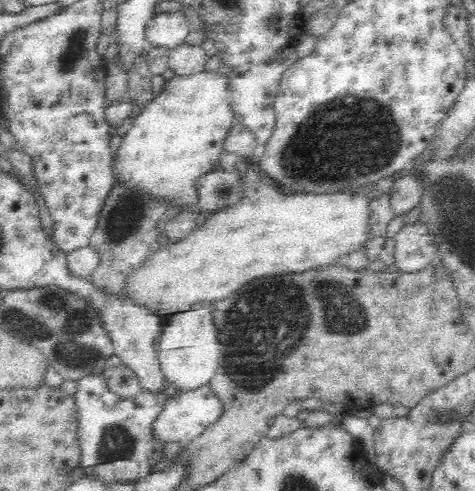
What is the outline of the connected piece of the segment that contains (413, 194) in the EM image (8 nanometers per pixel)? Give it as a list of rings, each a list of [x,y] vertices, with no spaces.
[[[402,176],[393,182],[389,192],[388,207],[392,217],[405,216],[420,202],[423,184],[415,176]]]

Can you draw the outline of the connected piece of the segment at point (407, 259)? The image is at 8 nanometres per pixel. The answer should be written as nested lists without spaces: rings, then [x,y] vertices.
[[[406,224],[394,239],[394,265],[402,272],[420,272],[437,256],[426,226]]]

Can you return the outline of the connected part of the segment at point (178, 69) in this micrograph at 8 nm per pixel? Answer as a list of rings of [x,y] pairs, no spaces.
[[[184,43],[171,49],[167,65],[178,76],[190,76],[204,71],[206,59],[201,45]]]

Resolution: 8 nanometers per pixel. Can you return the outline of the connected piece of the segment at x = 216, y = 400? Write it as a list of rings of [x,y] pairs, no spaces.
[[[208,382],[190,390],[177,390],[176,394],[166,401],[162,412],[152,424],[152,429],[154,429],[154,435],[162,441],[187,444],[218,421],[222,412],[224,412],[224,403]]]

